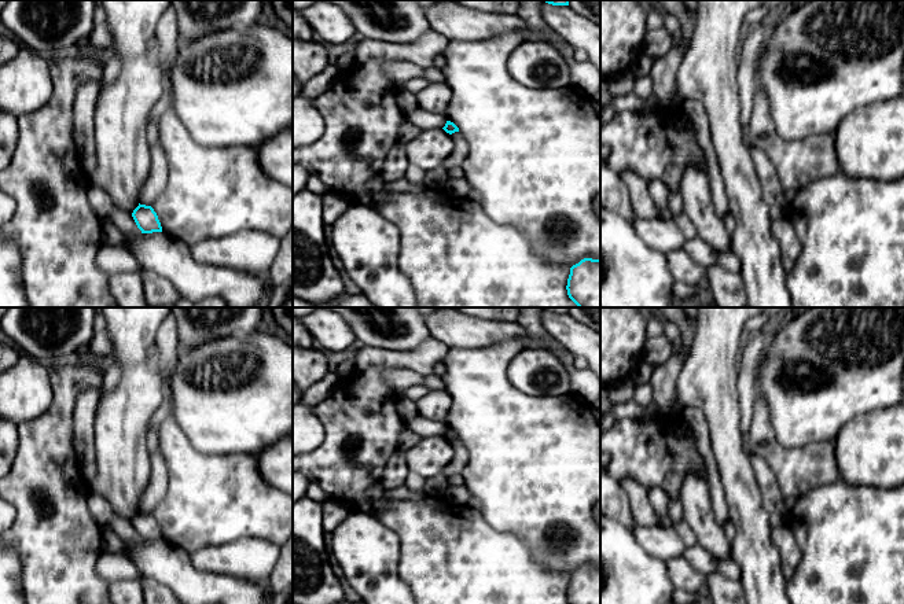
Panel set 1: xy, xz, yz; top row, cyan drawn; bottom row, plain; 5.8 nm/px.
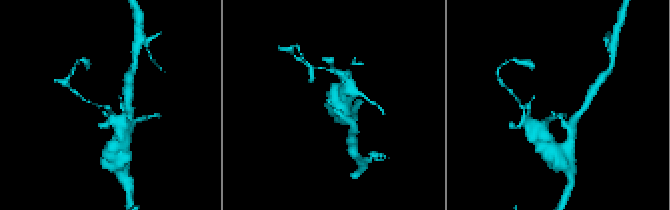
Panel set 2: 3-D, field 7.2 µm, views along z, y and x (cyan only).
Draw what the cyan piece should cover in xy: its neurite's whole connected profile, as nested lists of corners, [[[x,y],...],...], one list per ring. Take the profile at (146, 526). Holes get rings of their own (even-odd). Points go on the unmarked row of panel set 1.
[[[139,511],[133,518],[132,524],[142,541],[162,539],[158,523],[151,513]]]

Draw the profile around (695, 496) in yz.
[[[688,474],[683,480],[680,501],[683,519],[697,535],[698,545],[716,560],[730,559],[731,541],[727,539],[724,527],[714,519],[708,480],[697,474]]]

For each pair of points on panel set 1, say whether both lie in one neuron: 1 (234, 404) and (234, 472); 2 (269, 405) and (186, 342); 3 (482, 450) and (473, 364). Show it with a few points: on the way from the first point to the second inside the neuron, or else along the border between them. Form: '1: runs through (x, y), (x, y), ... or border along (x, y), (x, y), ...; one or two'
1: border along (201, 453), (246, 453), (254, 456); two
2: border along (224, 338), (180, 349); two
3: runs through (482, 428), (481, 386); one

